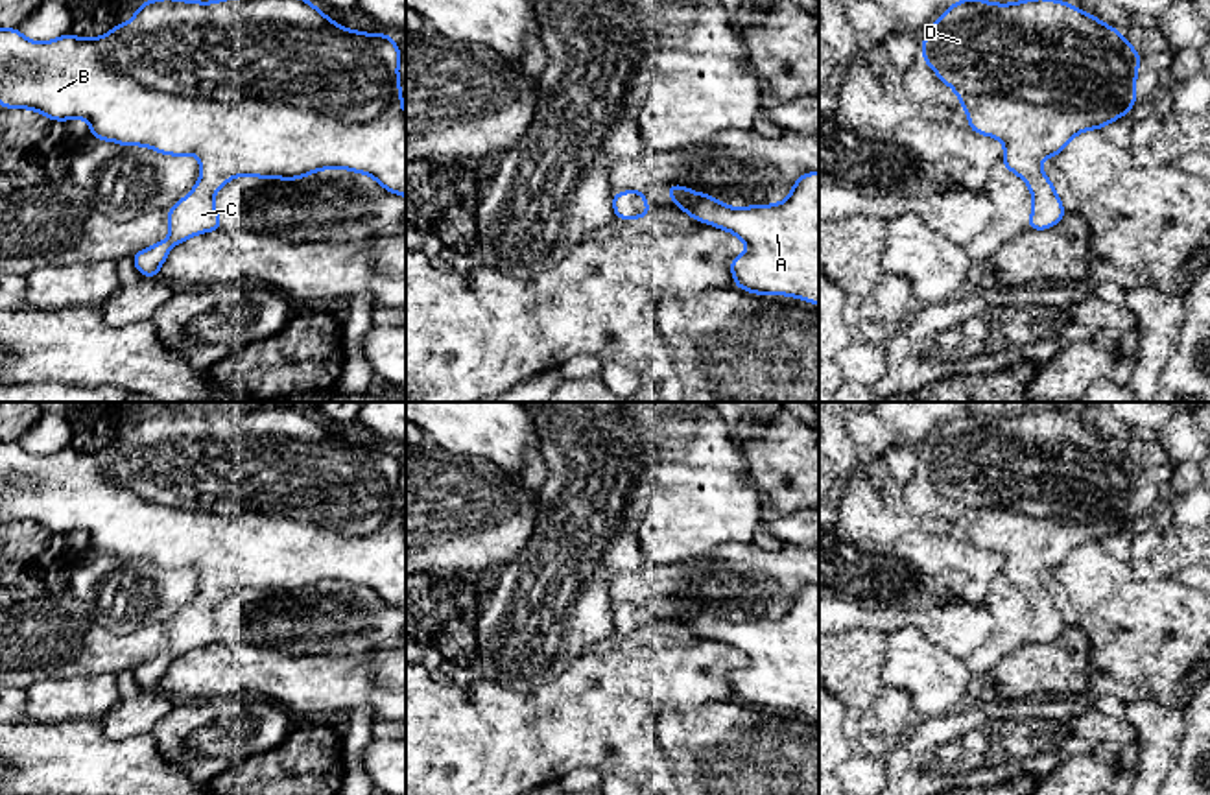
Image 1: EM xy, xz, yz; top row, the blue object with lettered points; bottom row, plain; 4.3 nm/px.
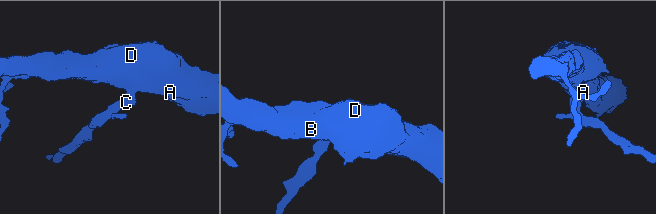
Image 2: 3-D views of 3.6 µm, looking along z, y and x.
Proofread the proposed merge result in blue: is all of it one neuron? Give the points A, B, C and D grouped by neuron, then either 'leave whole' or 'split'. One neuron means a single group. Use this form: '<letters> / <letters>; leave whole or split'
A B C D; leave whole

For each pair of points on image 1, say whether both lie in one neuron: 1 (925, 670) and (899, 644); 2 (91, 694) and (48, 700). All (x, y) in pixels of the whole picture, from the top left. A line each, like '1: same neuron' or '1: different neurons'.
1: same neuron
2: same neuron

